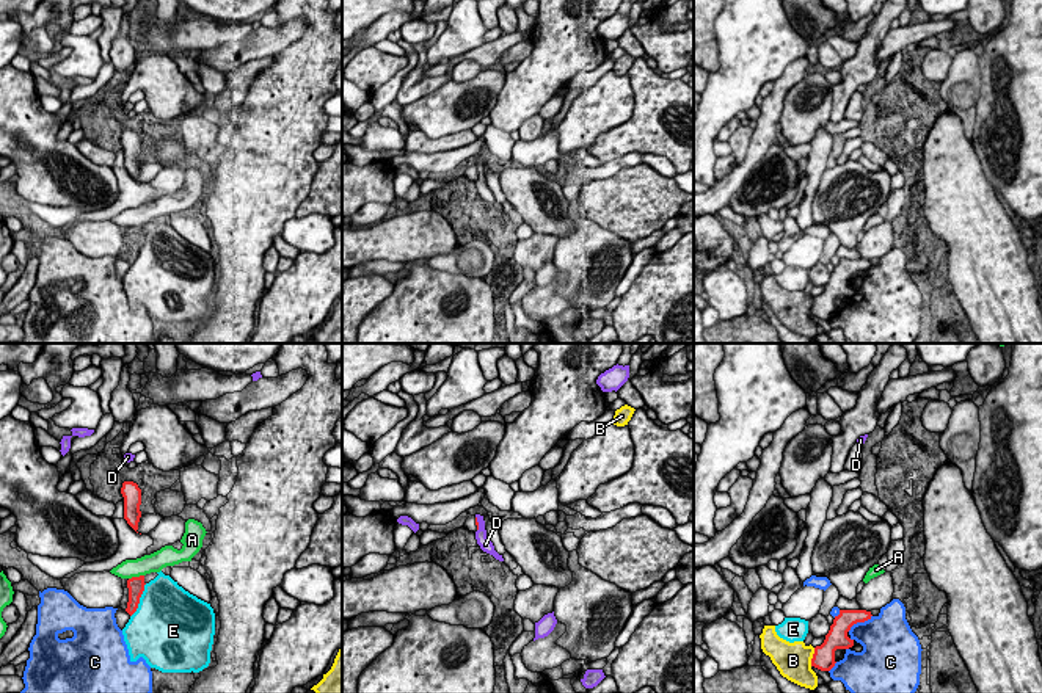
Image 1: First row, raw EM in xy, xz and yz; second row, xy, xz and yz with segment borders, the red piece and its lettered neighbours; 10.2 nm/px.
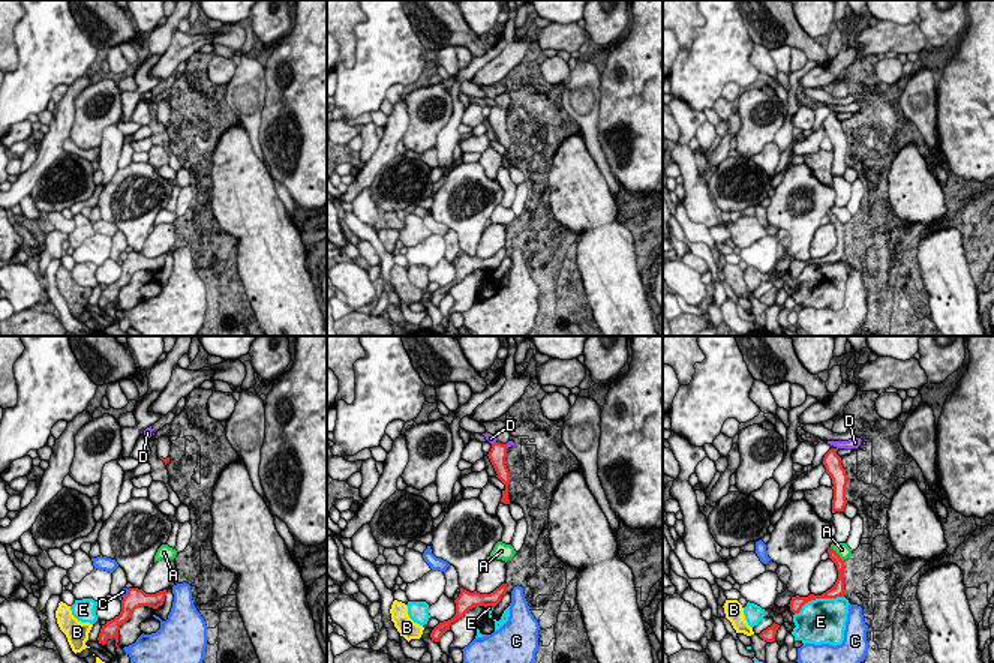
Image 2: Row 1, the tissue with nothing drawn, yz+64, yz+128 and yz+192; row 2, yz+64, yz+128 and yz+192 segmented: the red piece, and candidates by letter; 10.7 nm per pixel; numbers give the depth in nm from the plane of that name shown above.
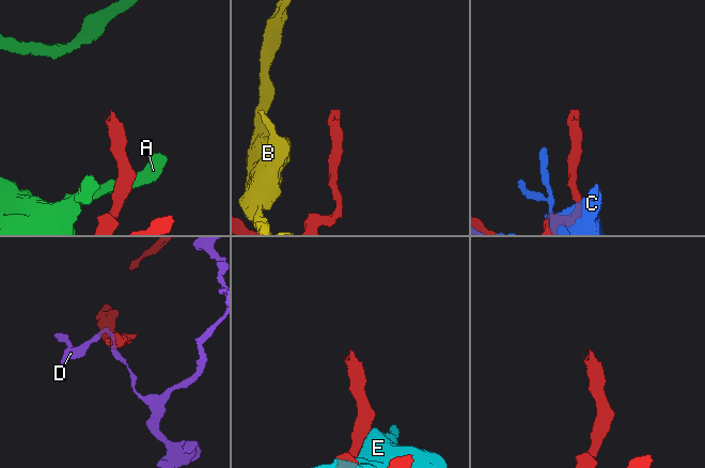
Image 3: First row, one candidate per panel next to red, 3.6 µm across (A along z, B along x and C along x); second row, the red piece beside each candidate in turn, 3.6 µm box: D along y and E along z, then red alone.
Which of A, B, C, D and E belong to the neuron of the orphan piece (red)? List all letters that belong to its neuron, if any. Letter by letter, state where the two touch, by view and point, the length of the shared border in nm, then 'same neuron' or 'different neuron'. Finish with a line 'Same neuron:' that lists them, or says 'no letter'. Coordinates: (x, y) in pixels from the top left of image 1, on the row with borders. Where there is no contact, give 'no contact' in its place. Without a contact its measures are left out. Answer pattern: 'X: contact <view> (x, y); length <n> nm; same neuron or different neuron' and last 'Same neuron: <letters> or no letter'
A: contact xy (135, 577); length 170 nm; different neuron
B: contact yz (813, 657); length 200 nm; different neuron
C: contact yz (859, 621); length 300 nm; different neuron
D: contact xz (477, 524); length 160 nm; different neuron
E: contact xy (138, 601); length 380 nm; different neuron
Same neuron: no letter

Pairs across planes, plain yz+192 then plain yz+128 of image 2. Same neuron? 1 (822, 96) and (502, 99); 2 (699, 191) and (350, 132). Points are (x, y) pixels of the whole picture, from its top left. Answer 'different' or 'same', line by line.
1: different
2: different

